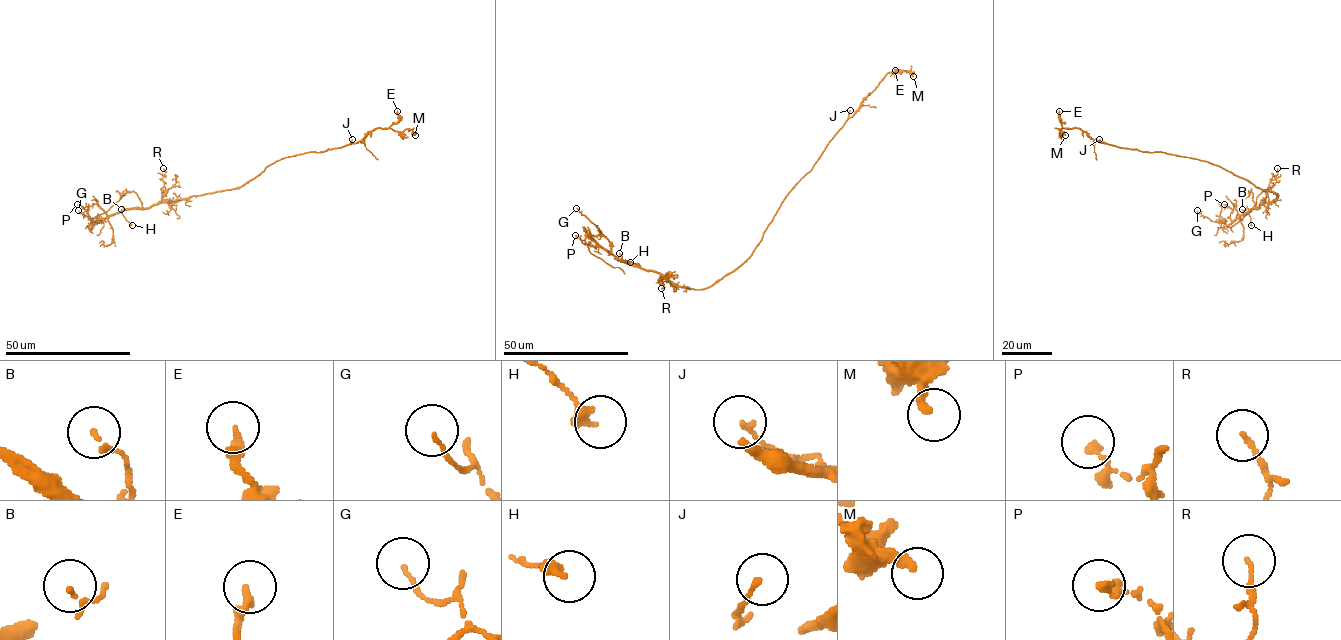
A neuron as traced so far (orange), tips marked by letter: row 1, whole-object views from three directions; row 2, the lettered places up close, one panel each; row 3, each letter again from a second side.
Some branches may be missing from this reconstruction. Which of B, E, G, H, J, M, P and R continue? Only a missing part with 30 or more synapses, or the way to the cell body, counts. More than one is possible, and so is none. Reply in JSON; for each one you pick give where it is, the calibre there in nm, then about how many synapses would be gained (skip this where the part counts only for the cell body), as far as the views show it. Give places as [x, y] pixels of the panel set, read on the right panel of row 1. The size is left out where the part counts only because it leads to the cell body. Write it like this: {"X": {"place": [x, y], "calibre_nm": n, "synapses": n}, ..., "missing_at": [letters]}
{"missing_at": []}

